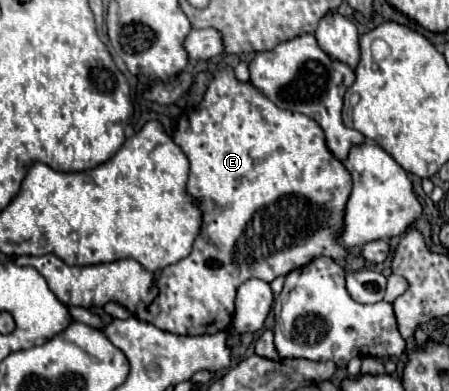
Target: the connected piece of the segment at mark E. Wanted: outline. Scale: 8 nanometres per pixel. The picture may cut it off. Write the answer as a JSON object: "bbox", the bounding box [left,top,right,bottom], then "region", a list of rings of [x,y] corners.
{"bbox":[16,67,352,335],"region":[[[226,67],[224,71],[216,71],[210,85],[208,85],[208,91],[202,99],[202,103],[198,107],[192,107],[192,109],[186,109],[180,119],[178,119],[178,125],[172,133],[172,139],[174,143],[184,151],[184,155],[188,157],[190,161],[190,179],[188,179],[188,185],[186,185],[186,193],[194,199],[194,203],[198,203],[200,211],[202,211],[202,227],[200,227],[200,233],[194,241],[194,247],[190,251],[188,257],[180,259],[178,263],[174,265],[168,265],[166,269],[162,269],[160,277],[156,277],[152,271],[146,271],[138,261],[134,259],[120,259],[120,261],[112,261],[112,263],[102,263],[102,265],[90,265],[90,267],[68,267],[62,259],[58,259],[56,255],[42,255],[42,257],[16,257],[16,263],[18,265],[30,265],[34,269],[38,269],[38,273],[48,281],[48,287],[52,289],[52,293],[68,307],[72,305],[80,305],[80,307],[104,307],[106,303],[114,301],[122,307],[126,307],[136,319],[144,321],[144,323],[150,323],[158,329],[164,329],[164,331],[170,331],[170,333],[178,333],[178,335],[204,335],[204,333],[218,333],[218,331],[226,331],[232,323],[232,315],[234,315],[234,295],[236,295],[236,289],[240,283],[244,283],[246,279],[250,277],[258,277],[262,281],[274,281],[278,275],[286,275],[290,273],[292,269],[296,267],[302,267],[306,263],[310,263],[314,257],[320,257],[320,255],[326,255],[326,257],[332,257],[336,261],[344,259],[346,257],[346,249],[340,247],[336,243],[336,233],[342,231],[342,217],[344,217],[344,205],[350,197],[350,189],[352,189],[352,179],[350,179],[350,173],[346,171],[346,167],[328,151],[326,147],[326,139],[324,139],[324,131],[318,127],[318,123],[302,113],[294,113],[294,111],[282,111],[278,109],[270,99],[266,99],[256,87],[248,85],[248,83],[240,83],[236,81],[234,77],[234,71],[230,67]]]}

